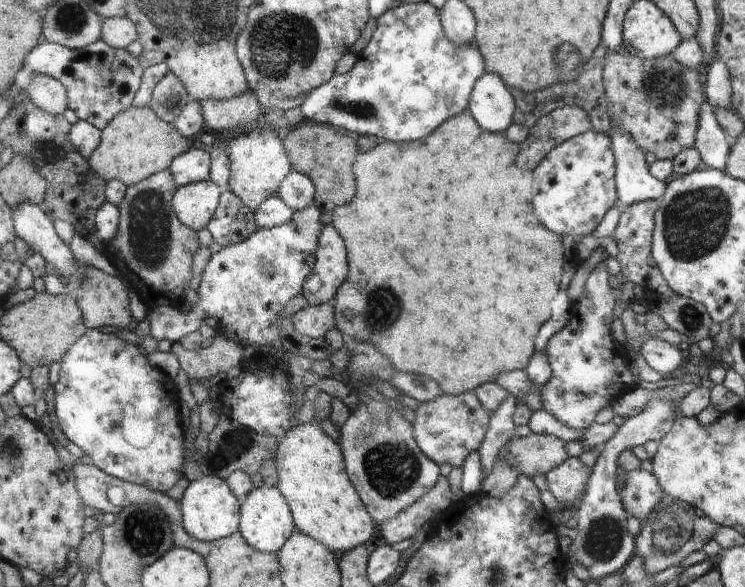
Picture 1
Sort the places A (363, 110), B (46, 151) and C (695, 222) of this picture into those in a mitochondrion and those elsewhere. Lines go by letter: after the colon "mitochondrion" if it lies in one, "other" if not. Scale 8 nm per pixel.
A: mitochondrion
B: mitochondrion
C: mitochondrion

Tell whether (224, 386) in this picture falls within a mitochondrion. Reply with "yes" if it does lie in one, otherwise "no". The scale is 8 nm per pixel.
no

